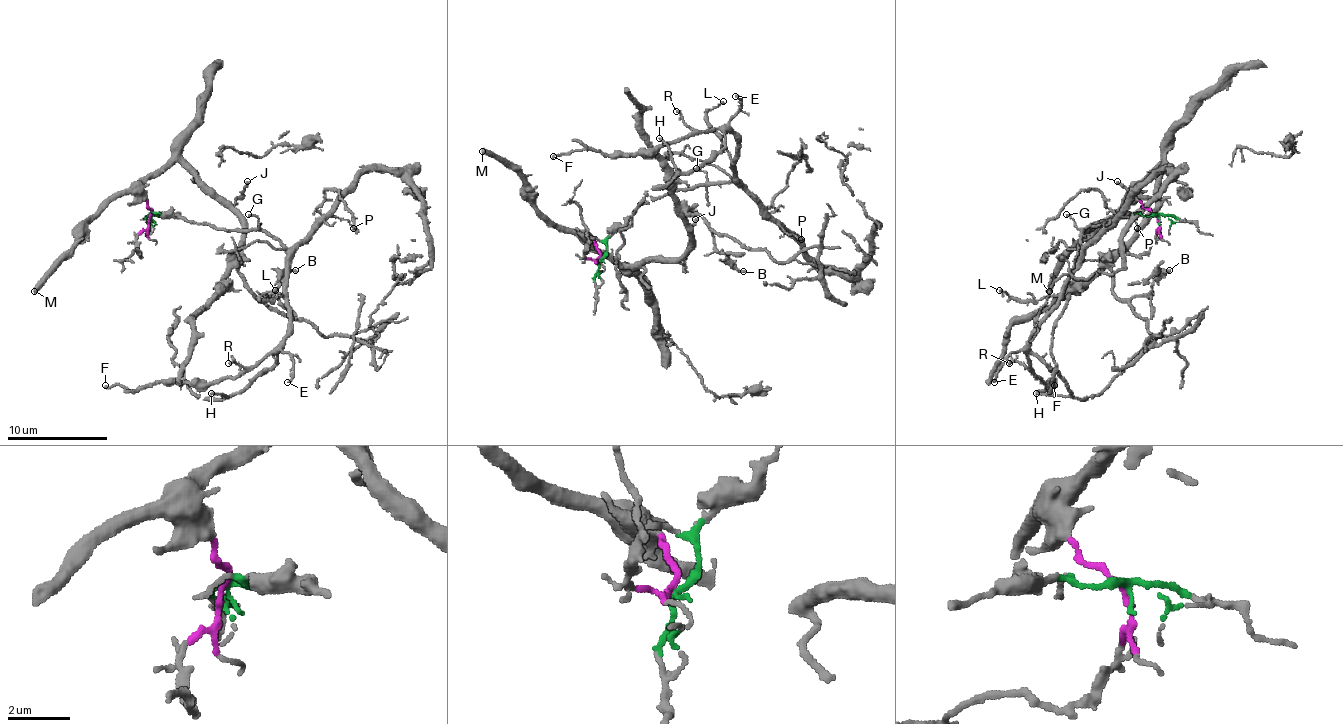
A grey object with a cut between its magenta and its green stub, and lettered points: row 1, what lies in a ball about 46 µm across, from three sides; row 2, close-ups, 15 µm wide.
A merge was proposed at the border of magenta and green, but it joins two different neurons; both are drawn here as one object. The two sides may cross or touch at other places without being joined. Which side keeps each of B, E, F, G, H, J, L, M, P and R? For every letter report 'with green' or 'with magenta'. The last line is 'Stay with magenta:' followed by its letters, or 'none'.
B: with magenta
E: with green
F: with green
G: with green
H: with green
J: with magenta
L: with green
M: with magenta
P: with green
R: with green
Stay with magenta: B, J, M

